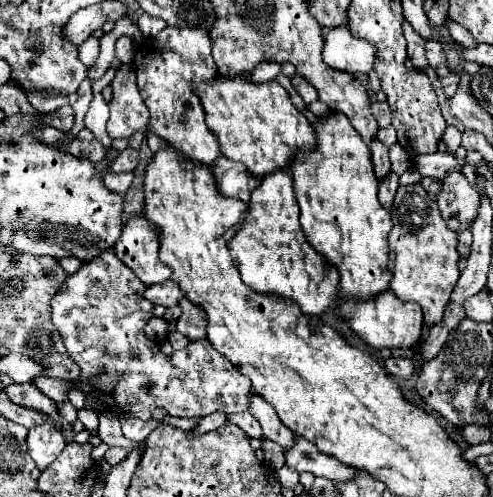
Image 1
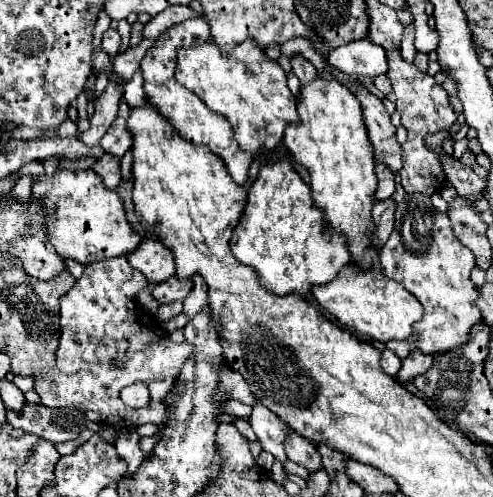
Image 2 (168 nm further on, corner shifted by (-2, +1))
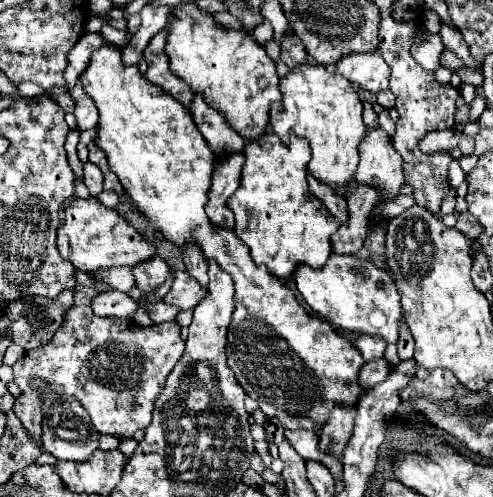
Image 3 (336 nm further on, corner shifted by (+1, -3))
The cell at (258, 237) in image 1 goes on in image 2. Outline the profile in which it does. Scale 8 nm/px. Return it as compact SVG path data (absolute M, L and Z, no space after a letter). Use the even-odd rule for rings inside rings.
M287 154L267 158L247 190L247 208L231 236L235 258L261 276L261 284L277 294L307 294L311 286L331 282L351 260L345 236L331 230L315 208L309 186L295 172Z

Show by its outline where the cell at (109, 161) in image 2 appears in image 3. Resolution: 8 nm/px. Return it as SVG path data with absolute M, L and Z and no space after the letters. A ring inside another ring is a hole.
M92 162L84 164L84 182L92 196L98 196L104 190L104 174L100 172L100 168L96 168L96 164Z

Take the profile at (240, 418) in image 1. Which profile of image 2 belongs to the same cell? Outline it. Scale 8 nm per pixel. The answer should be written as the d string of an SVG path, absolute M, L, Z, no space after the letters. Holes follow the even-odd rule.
M255 404L253 414L249 418L251 428L257 434L257 440L261 442L263 450L271 452L279 462L287 462L287 454L283 450L283 436L287 436L287 424L283 424L283 420L279 420L279 416L275 416L267 406L263 404Z

